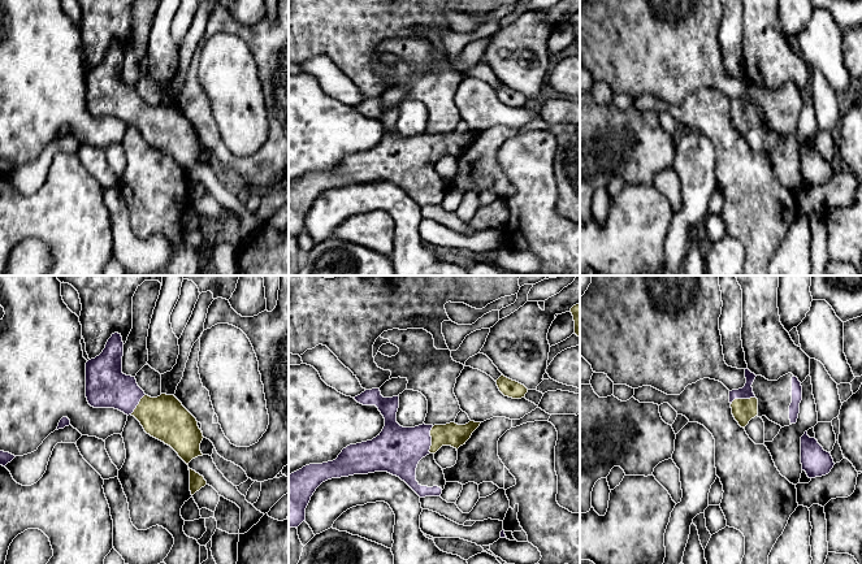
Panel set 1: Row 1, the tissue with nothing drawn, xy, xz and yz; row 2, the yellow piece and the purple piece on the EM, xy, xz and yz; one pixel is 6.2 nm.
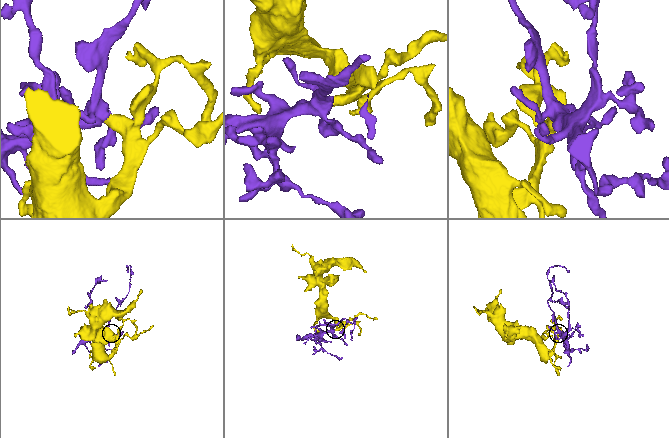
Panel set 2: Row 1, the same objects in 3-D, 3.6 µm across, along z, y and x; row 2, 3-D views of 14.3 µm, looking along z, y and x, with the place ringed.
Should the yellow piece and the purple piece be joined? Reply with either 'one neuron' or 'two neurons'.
one neuron

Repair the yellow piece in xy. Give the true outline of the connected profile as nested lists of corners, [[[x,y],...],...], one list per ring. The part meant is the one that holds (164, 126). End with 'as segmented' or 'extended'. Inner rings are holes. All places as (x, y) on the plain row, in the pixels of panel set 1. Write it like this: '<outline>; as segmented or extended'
[[[118,42],[112,43],[103,61],[86,71],[86,107],[94,117],[114,117],[125,123],[134,125],[144,140],[170,155],[178,165],[189,172],[203,165],[200,152],[203,142],[196,127],[182,114],[174,104],[161,103],[151,107],[138,95],[135,86],[122,82],[124,51]]]; extended

